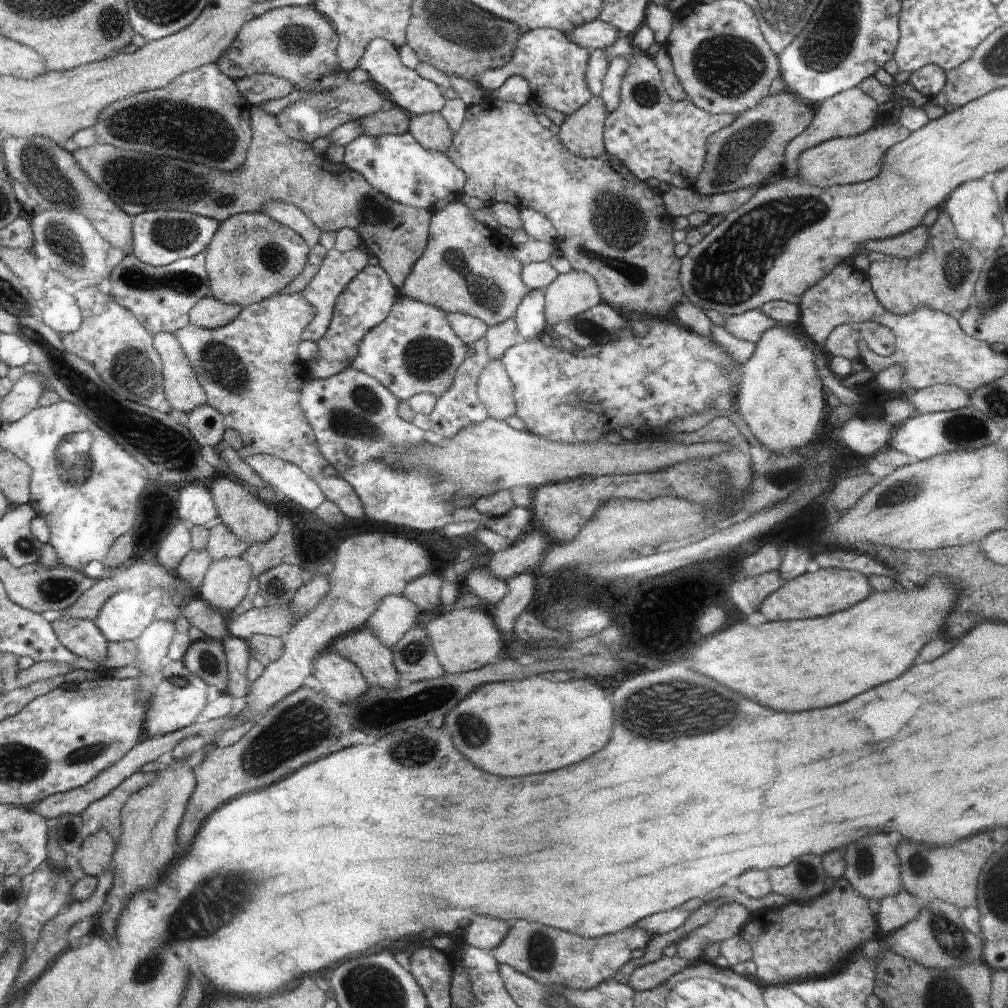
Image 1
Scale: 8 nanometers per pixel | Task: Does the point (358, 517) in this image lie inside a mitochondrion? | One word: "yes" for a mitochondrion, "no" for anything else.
no

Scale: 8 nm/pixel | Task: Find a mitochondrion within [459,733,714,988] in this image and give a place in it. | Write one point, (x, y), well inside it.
(542, 948)

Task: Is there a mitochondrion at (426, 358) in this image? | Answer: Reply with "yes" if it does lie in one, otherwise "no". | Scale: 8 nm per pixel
yes

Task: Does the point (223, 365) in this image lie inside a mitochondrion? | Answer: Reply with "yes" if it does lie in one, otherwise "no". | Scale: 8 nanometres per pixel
yes

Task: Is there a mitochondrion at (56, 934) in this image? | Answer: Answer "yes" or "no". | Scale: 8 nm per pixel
no

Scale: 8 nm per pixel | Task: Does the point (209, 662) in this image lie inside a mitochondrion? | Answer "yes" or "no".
yes

